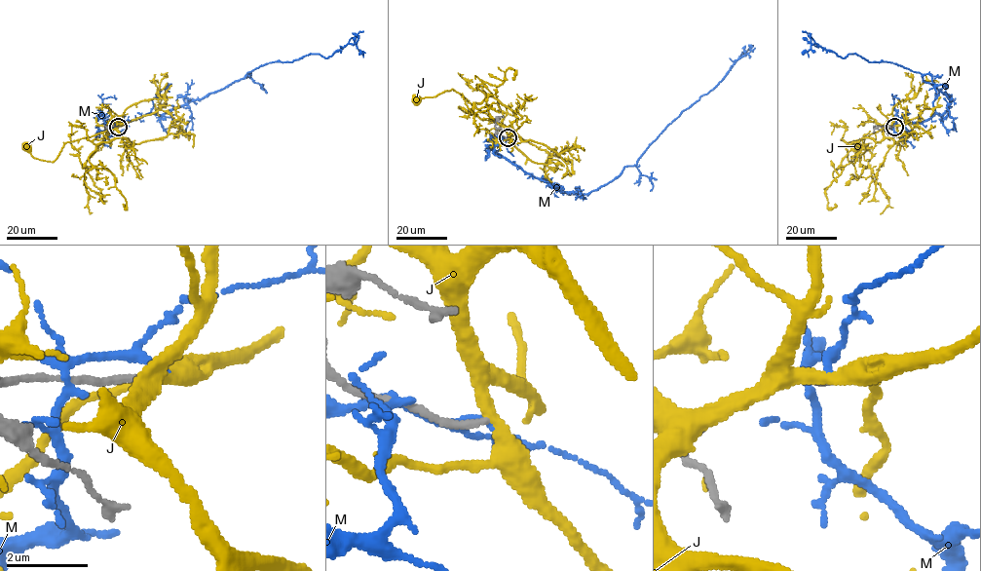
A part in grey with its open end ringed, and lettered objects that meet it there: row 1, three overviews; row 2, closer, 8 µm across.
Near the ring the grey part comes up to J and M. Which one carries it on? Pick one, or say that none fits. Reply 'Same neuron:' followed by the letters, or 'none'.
Same neuron: none

